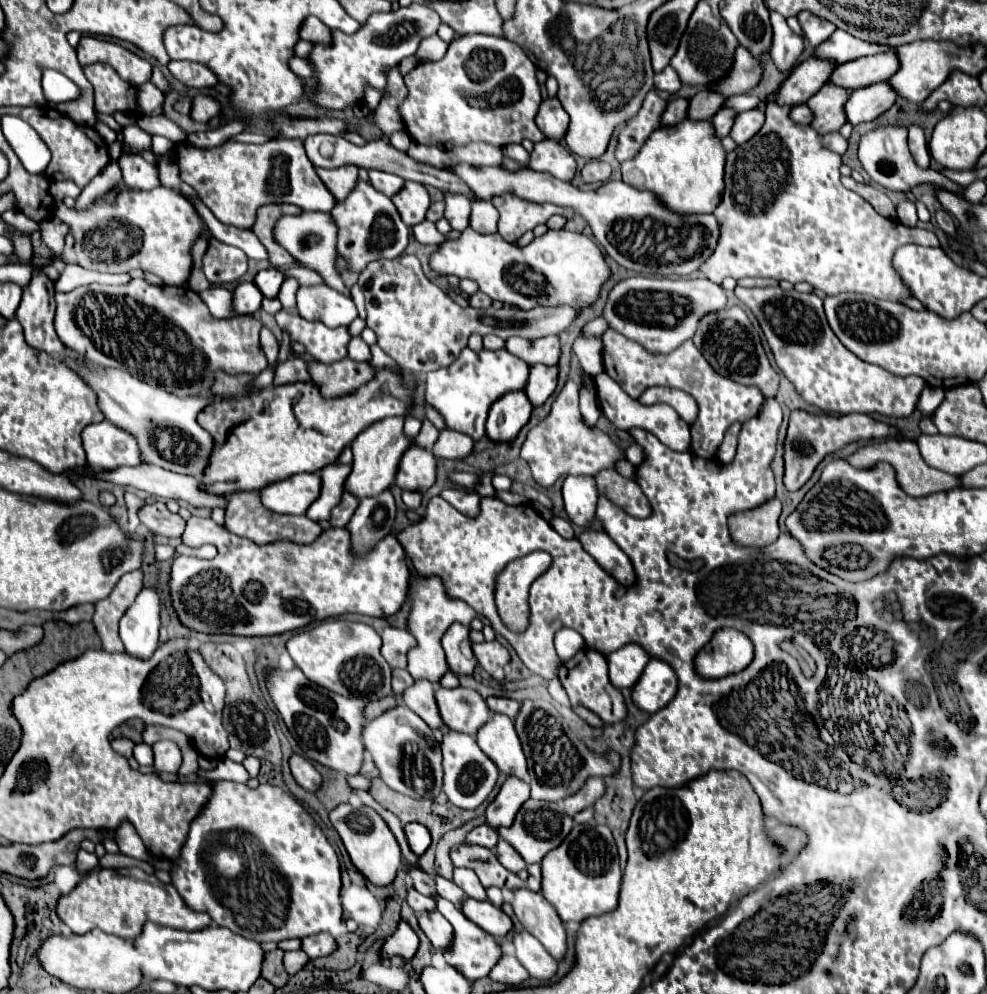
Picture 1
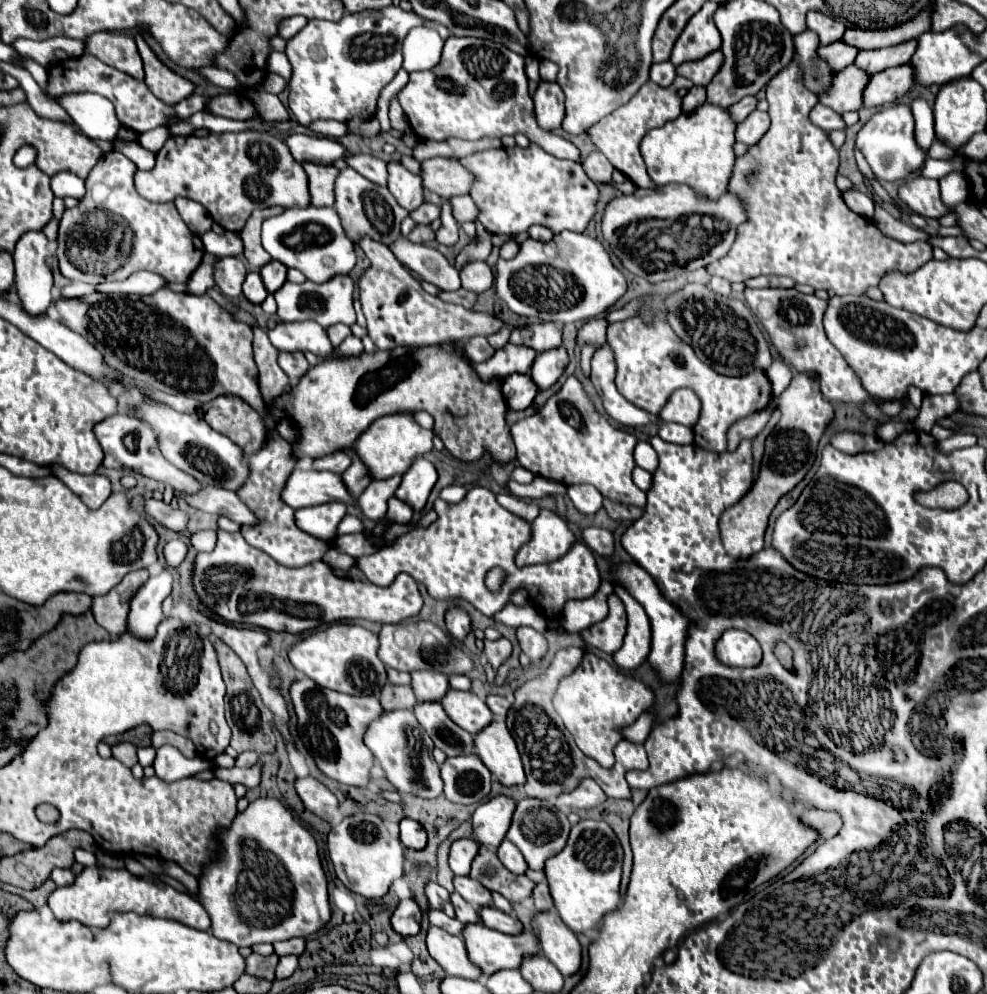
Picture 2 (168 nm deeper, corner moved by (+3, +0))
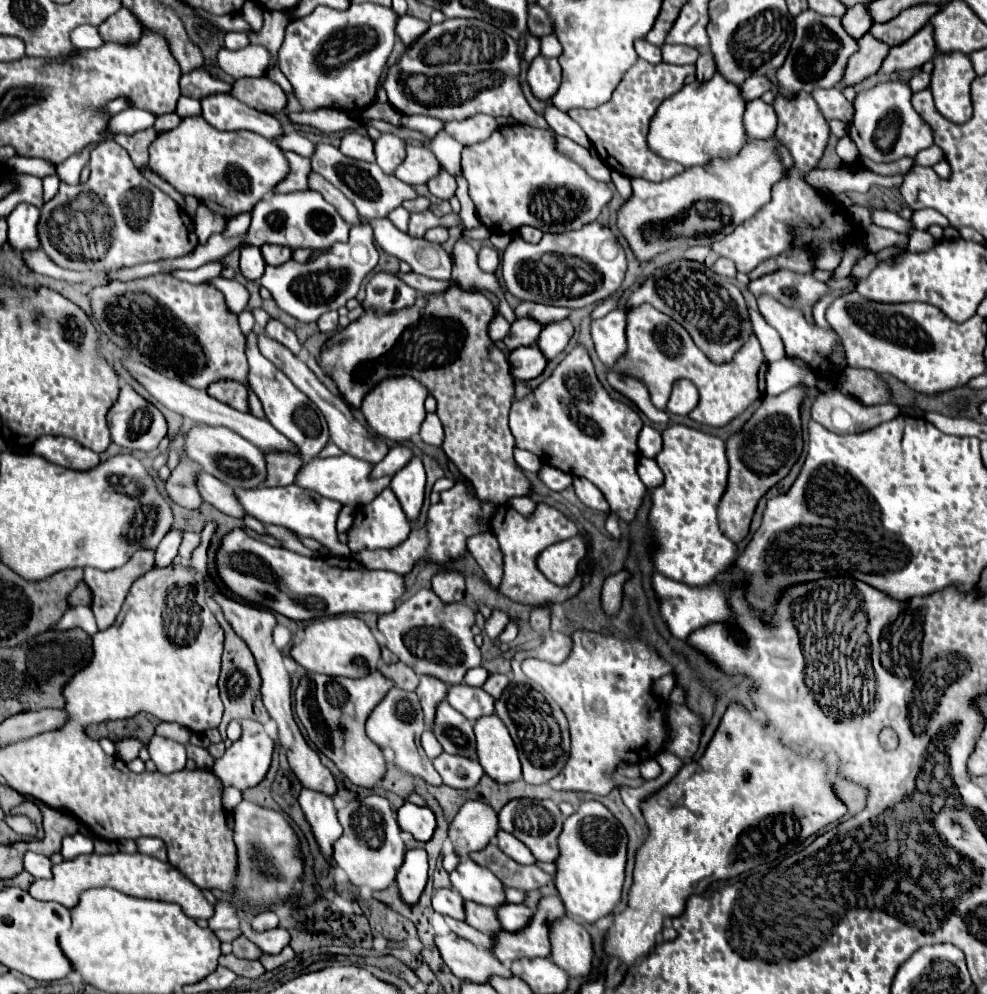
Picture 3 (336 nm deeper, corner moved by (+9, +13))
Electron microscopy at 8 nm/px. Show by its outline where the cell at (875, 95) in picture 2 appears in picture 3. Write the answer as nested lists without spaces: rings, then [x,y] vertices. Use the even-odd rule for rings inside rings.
[[[926,24],[904,44],[890,48],[890,54],[886,56],[880,72],[890,74],[896,70],[916,70],[922,68],[924,62],[932,60],[934,54],[936,42],[932,42],[932,24]]]

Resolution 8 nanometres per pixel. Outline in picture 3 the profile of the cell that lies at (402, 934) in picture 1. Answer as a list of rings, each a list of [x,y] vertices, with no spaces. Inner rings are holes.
[[[410,848],[404,854],[402,866],[396,870],[400,896],[408,904],[416,904],[428,882],[428,854],[424,848]]]

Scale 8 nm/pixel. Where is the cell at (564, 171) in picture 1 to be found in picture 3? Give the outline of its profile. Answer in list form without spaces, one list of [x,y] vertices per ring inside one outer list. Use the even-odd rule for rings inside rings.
[[[524,124],[500,126],[488,140],[466,146],[462,150],[462,172],[468,180],[468,194],[476,206],[480,222],[496,234],[512,234],[522,226],[540,228],[544,234],[558,234],[580,230],[584,224],[594,222],[602,208],[612,200],[612,190],[586,174],[586,170],[572,158],[556,150],[556,134],[552,130],[532,128]]]

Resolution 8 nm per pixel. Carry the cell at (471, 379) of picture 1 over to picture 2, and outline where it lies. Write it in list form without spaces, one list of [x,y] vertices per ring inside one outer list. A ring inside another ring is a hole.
[[[508,343],[506,347],[498,349],[488,361],[470,363],[470,365],[482,381],[490,383],[490,381],[502,381],[512,373],[528,373],[534,363],[534,357],[536,353],[530,347]]]

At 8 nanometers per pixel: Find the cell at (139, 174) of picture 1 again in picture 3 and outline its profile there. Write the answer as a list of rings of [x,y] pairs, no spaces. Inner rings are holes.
[[[186,116],[178,128],[160,132],[150,144],[150,166],[178,192],[198,198],[224,218],[250,212],[288,174],[284,152],[272,140],[248,130],[220,132],[202,116]]]

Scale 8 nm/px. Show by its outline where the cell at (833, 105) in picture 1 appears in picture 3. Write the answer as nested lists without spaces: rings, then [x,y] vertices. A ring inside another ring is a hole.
[[[868,32],[860,40],[860,50],[852,56],[852,60],[846,66],[846,74],[842,80],[842,86],[854,86],[868,78],[870,74],[876,74],[880,70],[880,64],[884,62],[884,56],[888,56],[890,46],[874,40],[874,36]]]

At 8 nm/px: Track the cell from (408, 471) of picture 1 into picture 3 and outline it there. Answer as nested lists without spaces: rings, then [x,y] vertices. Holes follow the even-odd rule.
[[[418,456],[412,458],[412,464],[396,472],[392,478],[392,492],[396,494],[406,518],[412,522],[420,516],[420,508],[424,502],[424,486],[426,486],[426,472],[422,460]]]

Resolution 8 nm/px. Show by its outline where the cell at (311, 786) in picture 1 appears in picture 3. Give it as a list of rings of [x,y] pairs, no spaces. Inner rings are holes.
[[[304,788],[300,792],[298,802],[306,816],[306,822],[310,824],[310,830],[316,838],[316,844],[318,844],[324,860],[330,866],[334,866],[332,846],[342,836],[342,826],[336,818],[336,808],[334,808],[332,800],[320,792],[312,792],[312,790]]]

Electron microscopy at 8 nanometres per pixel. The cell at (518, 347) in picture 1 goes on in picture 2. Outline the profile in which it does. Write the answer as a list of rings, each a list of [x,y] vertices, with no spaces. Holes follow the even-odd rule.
[[[556,323],[550,325],[526,325],[526,327],[516,327],[514,333],[510,335],[510,343],[514,345],[526,345],[534,349],[536,353],[556,349],[562,345],[562,331]]]

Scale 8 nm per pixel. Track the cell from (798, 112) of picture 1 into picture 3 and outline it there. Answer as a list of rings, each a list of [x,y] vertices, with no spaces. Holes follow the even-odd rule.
[[[834,86],[834,88],[816,88],[812,92],[814,100],[818,102],[822,114],[826,120],[832,120],[832,118],[838,118],[842,122],[850,122],[852,116],[854,116],[854,106],[852,102],[848,102],[842,94],[842,88],[840,86]]]

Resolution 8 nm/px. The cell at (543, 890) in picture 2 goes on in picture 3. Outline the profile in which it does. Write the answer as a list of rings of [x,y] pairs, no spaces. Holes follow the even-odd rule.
[[[544,896],[530,924],[520,932],[502,930],[494,942],[494,956],[508,964],[516,958],[546,958],[550,956],[550,928],[554,920],[566,916],[564,904],[556,896]]]

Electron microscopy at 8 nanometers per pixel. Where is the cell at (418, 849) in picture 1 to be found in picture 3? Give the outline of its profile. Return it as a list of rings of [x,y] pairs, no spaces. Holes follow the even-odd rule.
[[[406,802],[398,810],[398,824],[420,842],[428,842],[436,830],[434,812],[428,806],[416,806],[412,802]]]

